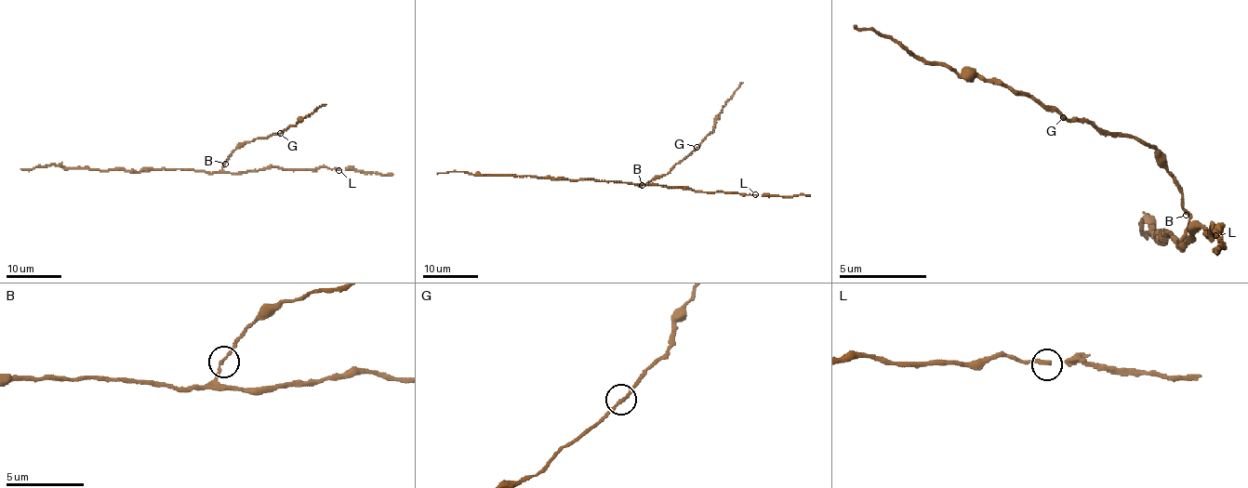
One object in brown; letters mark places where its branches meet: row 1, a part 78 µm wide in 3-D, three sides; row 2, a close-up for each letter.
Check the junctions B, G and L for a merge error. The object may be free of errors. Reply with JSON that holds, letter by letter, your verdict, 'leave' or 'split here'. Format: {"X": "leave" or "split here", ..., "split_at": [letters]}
{"B": "leave", "G": "leave", "L": "leave", "split_at": []}

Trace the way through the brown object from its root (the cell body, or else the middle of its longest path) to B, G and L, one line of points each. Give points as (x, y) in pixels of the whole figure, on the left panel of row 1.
B: (208, 173), (219, 171), (225, 164)
G: (208, 173), (219, 171), (226, 159), (245, 142), (280, 133)
L: (208, 173), (241, 173), (272, 167), (329, 167), (338, 170)

